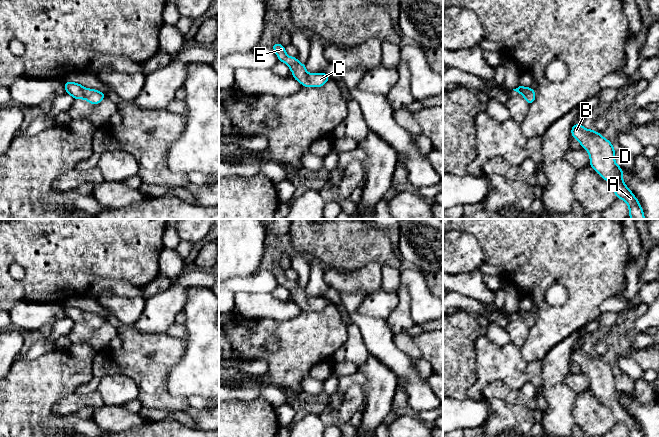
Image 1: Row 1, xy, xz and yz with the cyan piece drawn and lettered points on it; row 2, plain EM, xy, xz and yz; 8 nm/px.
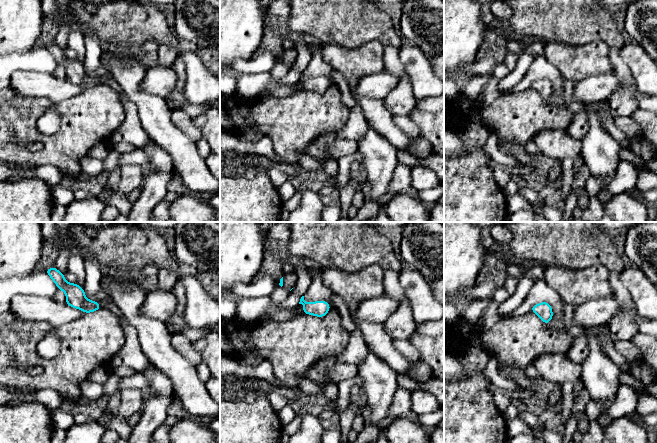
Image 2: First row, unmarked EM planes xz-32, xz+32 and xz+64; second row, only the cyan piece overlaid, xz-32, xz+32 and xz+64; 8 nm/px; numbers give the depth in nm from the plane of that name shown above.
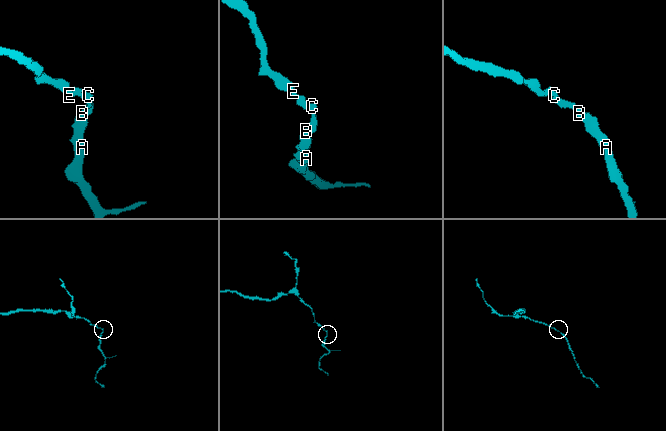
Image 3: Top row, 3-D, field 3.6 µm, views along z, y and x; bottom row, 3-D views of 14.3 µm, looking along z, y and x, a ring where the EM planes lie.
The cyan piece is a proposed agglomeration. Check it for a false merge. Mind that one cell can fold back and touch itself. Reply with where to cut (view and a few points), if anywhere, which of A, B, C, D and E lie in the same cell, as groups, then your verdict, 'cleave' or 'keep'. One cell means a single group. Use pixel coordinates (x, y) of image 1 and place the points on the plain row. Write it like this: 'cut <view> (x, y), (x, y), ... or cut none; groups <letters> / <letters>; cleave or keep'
cut none; groups A B C D E; keep

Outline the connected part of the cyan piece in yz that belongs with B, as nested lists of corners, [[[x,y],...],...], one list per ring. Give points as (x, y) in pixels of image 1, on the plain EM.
[[[574,348],[571,359],[580,366],[582,372],[588,375],[589,389],[611,408],[616,421],[628,428],[629,437],[643,437],[638,423],[623,406],[623,395],[615,386],[616,374],[611,366],[594,353],[584,352],[582,348]]]

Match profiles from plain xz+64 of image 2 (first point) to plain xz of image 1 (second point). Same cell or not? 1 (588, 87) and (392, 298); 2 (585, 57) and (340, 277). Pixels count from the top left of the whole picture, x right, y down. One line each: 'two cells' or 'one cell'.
1: one cell
2: one cell

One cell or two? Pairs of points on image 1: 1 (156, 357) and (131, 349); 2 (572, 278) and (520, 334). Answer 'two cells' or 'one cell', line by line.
1: one cell
2: two cells

